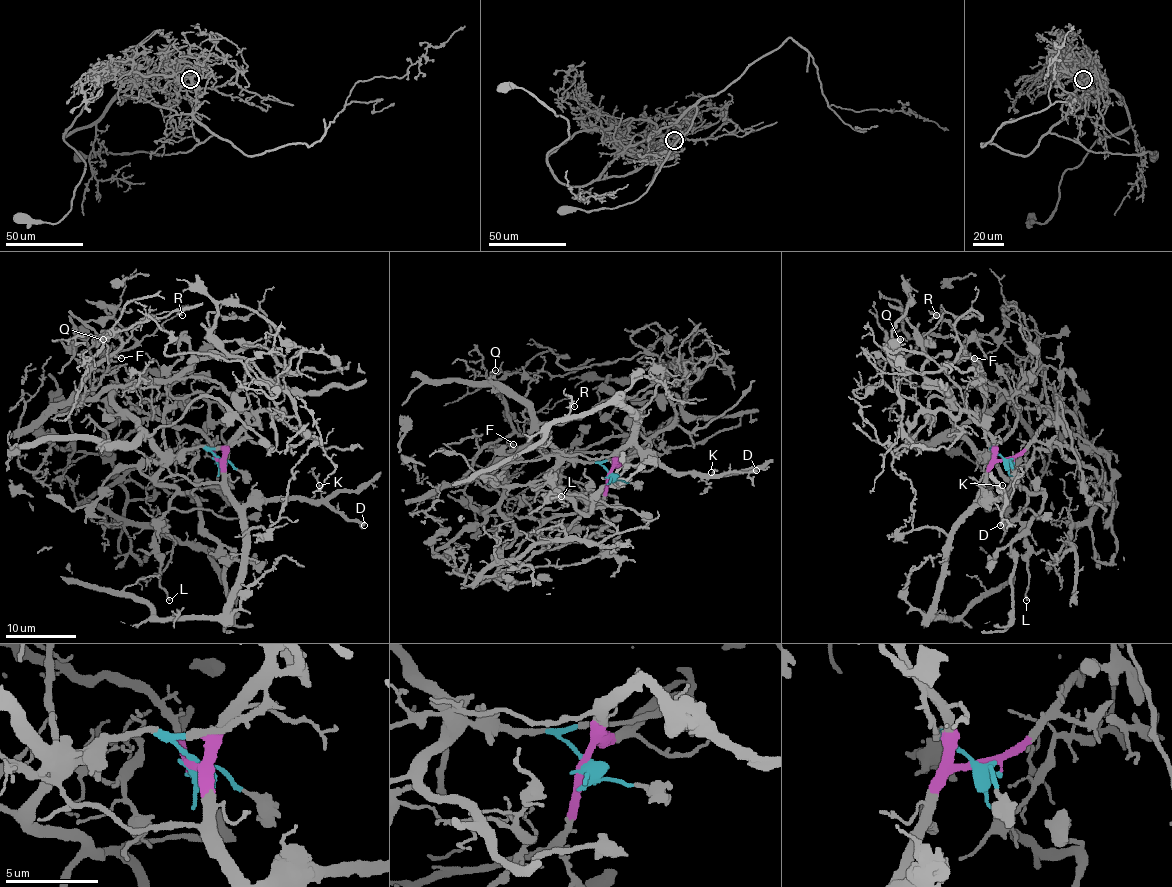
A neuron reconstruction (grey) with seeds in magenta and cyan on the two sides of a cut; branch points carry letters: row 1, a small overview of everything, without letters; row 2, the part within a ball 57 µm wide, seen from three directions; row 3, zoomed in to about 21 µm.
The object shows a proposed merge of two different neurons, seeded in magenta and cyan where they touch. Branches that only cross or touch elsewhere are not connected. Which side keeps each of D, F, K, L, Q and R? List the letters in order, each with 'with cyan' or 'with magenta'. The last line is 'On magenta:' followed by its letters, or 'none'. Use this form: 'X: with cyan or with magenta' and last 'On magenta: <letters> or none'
D: with magenta
F: with cyan
K: with magenta
L: with cyan
Q: with cyan
R: with cyan
On magenta: D, K

